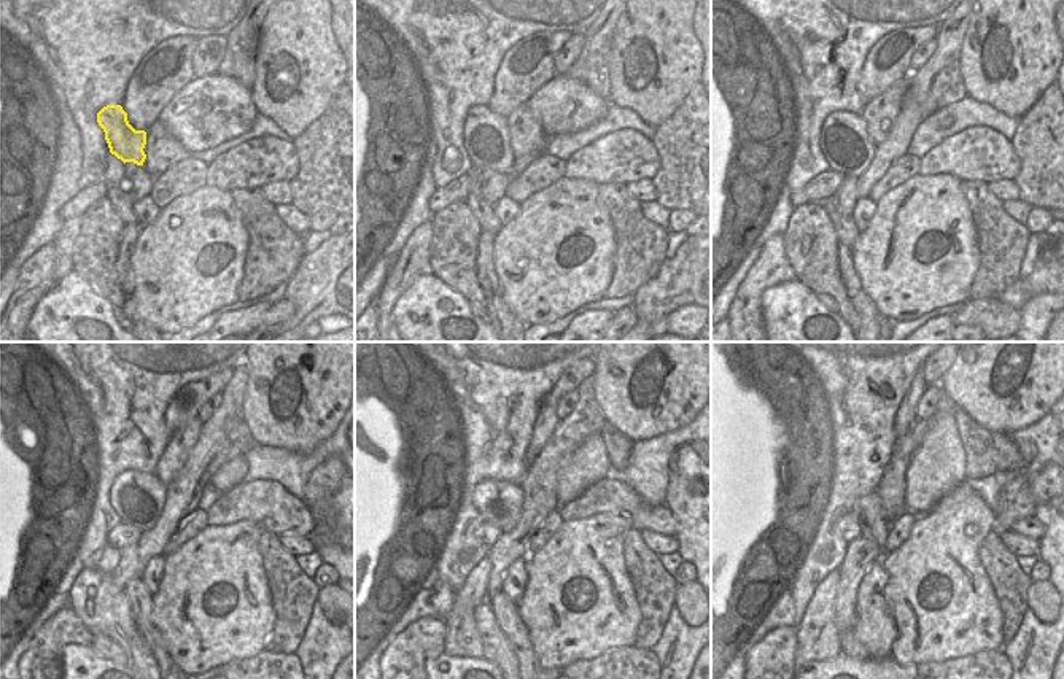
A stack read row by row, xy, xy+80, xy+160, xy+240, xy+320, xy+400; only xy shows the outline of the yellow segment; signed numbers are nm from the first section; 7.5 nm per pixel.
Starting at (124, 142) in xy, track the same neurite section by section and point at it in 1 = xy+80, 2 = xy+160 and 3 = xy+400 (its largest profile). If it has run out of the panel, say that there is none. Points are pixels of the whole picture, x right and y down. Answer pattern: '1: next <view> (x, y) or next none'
1: next xy+80 (487, 143)
2: next xy+160 (845, 143)
3: next xy+400 (873, 525)

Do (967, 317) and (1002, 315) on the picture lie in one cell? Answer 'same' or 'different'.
same

